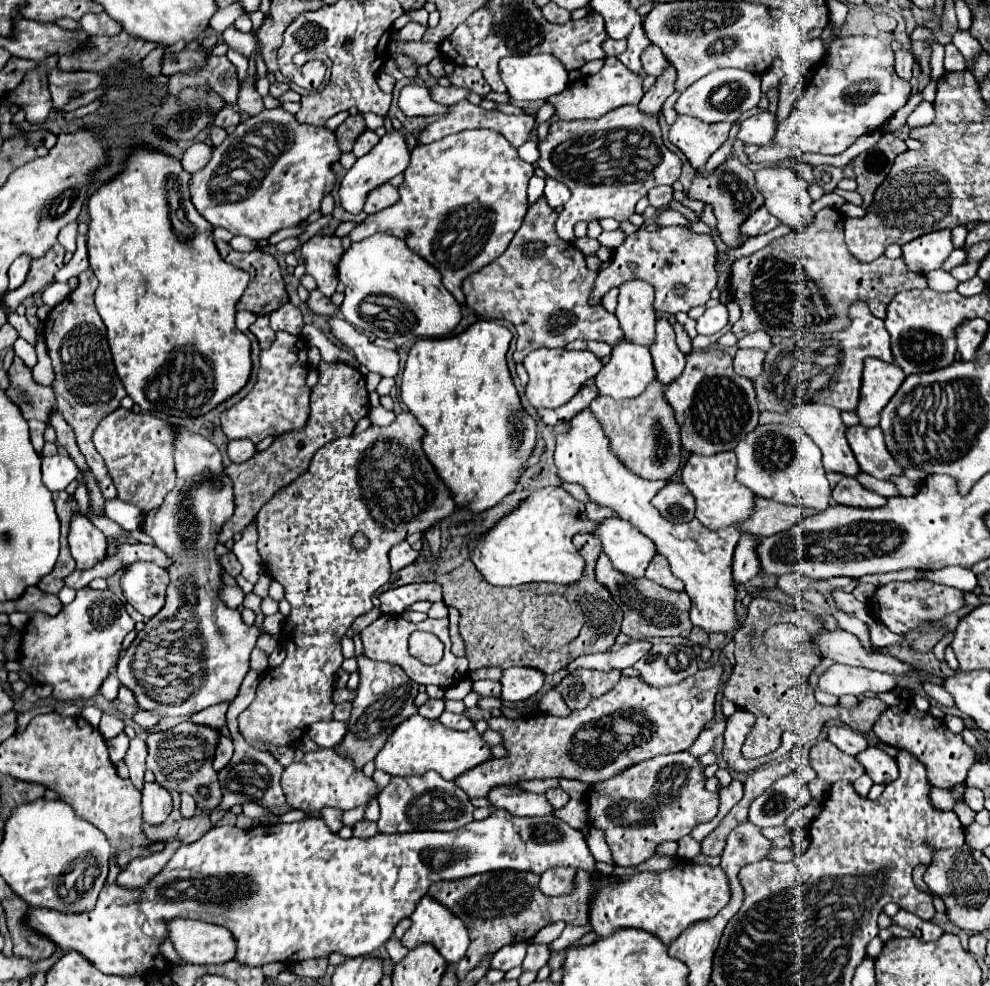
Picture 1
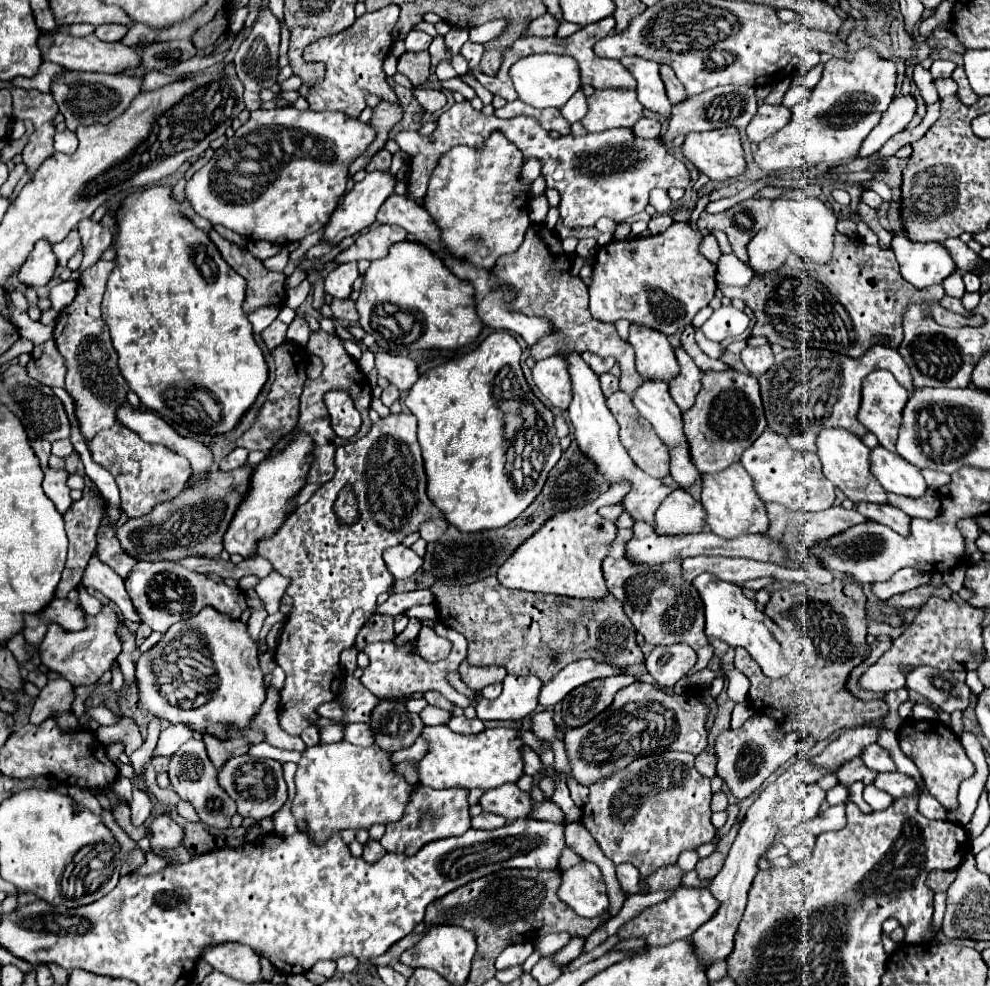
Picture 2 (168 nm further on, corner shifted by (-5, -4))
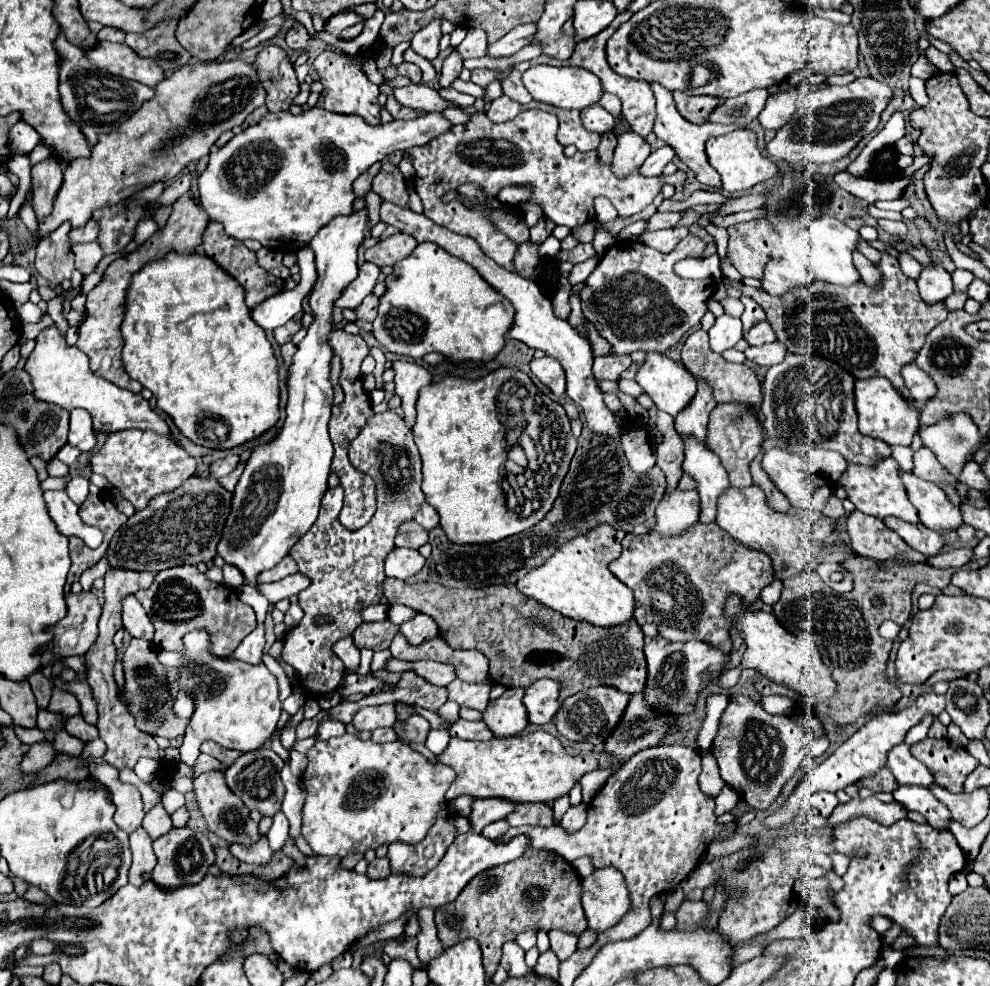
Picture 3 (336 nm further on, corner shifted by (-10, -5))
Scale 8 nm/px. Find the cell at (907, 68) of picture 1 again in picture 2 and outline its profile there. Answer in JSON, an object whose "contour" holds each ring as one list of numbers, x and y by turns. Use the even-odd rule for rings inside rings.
{"contour":[[897,93,895,101,885,111,881,123,871,131,871,135,861,145,859,157,873,155,875,151,879,151,885,145,885,141,889,137,893,137,895,133,903,131,907,127,907,123,913,119,915,107,917,107,917,103,915,103,915,99,913,99,911,93,907,93,907,95,905,93]]}

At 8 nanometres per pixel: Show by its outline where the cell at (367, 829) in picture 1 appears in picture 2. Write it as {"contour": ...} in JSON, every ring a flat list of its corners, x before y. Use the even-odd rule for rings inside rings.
{"contour":[[369,839,369,841,363,845,363,859,365,859,365,861,375,863,375,861,379,861,383,855,385,855,385,849,381,847,379,841]]}

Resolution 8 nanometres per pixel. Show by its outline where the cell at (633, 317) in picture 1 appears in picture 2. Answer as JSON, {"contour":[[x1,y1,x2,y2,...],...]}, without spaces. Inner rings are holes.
{"contour":[[631,323,629,343,635,349,637,371,647,379,669,381,679,373,679,365,667,335,653,331,651,327,641,327,641,323]]}

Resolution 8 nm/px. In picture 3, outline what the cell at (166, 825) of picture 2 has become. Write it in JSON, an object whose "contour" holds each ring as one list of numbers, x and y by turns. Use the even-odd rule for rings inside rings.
{"contour":[[174,828,166,836,154,840,154,852,158,864,152,870,152,880,160,888,180,888,182,884,198,884,198,880,202,880,202,876,206,876,210,866,216,862,216,852,210,840,200,832,192,832,190,828]]}

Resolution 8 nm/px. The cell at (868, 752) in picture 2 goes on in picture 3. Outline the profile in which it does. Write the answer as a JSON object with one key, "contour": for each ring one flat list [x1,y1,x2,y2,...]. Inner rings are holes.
{"contour":[[906,744,894,746,890,750,886,766,892,770,900,784,914,784,924,788,930,788,930,784,934,784,932,772,910,754,910,748]]}

